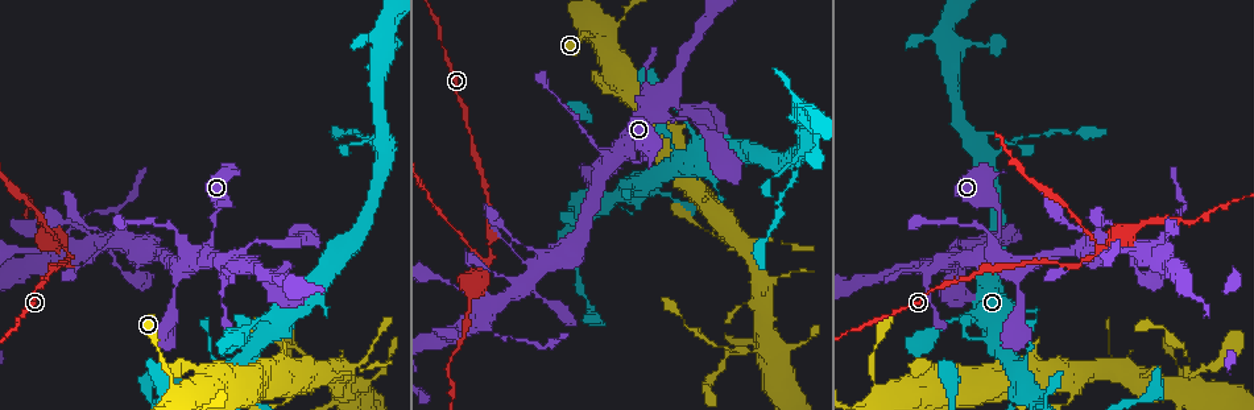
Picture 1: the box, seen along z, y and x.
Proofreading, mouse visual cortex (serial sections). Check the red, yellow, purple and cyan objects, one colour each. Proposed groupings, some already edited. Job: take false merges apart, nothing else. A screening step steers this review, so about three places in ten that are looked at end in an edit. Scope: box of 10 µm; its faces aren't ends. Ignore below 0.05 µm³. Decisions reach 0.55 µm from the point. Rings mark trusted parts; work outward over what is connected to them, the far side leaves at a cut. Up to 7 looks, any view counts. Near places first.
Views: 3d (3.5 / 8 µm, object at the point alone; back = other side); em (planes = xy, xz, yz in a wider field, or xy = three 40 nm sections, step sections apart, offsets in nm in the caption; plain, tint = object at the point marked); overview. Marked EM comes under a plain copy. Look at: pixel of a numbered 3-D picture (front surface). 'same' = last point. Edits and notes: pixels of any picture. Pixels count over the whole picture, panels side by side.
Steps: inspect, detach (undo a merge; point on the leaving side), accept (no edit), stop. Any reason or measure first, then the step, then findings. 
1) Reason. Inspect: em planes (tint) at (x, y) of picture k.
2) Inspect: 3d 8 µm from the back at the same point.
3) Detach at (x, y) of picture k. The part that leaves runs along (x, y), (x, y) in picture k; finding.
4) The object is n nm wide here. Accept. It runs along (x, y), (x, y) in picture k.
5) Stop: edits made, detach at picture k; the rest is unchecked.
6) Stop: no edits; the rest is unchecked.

Three-way junction. Inspect: 3d 8 µm at (386, 157) of picture 1.

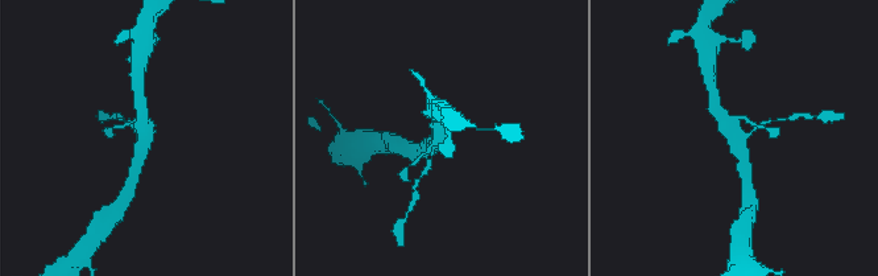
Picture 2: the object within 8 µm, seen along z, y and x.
Inspect: em xy step 5 (tint) at the same point.

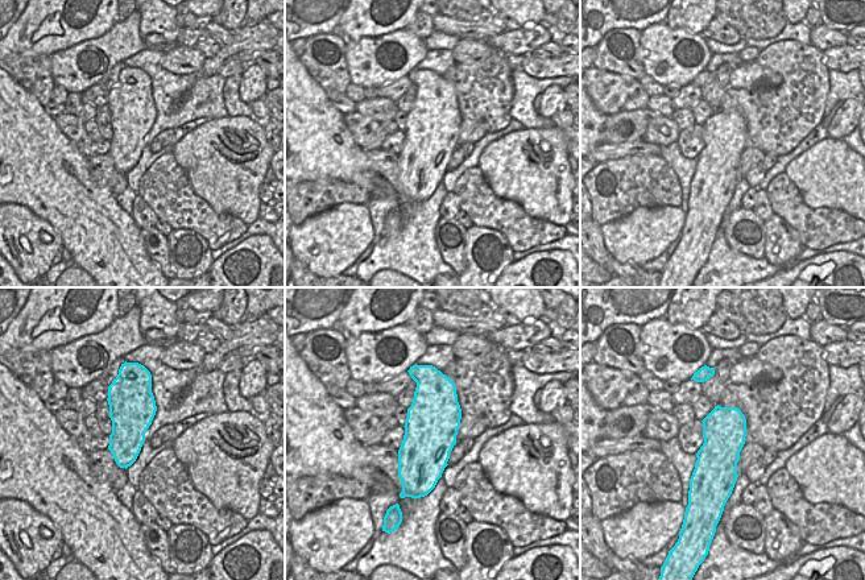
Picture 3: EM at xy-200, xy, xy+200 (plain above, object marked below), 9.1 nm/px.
The object is 480 nm wide here. Detach at (425, 172) of picture 2. The part that leaves runs along (431, 156), (415, 184), (413, 204) in picture 2; two cells meet here.

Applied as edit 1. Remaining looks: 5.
Sharp bend. Inspect: 3d 3.5 µm from the back at (491, 264) of picture 1.

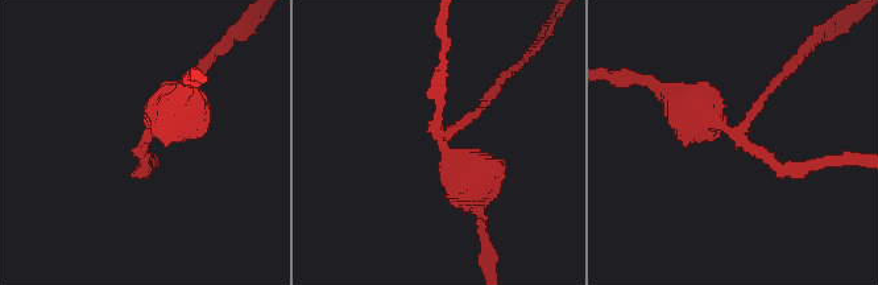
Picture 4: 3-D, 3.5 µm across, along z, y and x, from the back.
Inspect: em xy step 1 (tint) at (444, 138) of picture 4.

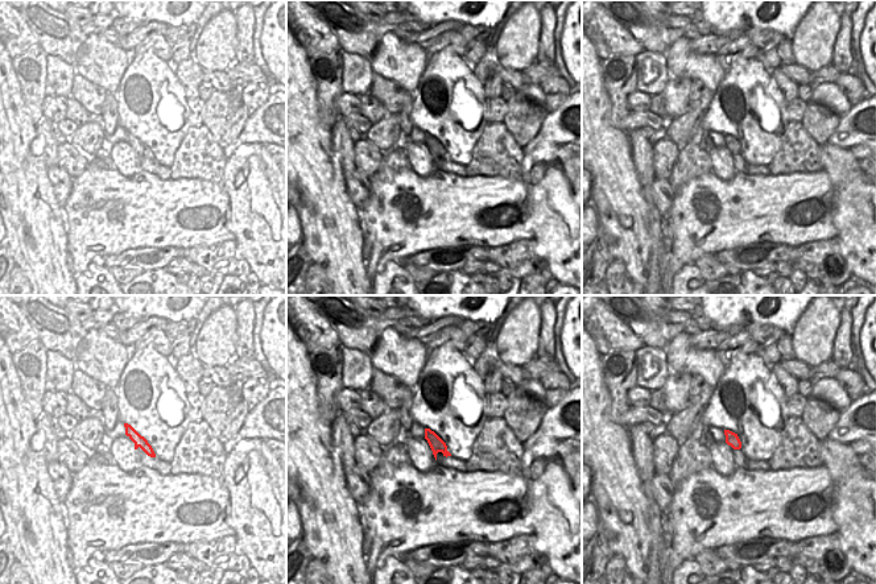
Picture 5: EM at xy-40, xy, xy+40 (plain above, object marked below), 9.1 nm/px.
Detach at (484, 102) of picture 4. The part that leaves runs along (446, 136), (520, 65) in picture 4; a second cell is stuck on.

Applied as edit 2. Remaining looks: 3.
Inspect: 3d 3.5 µm at (169, 378) of picture 1.

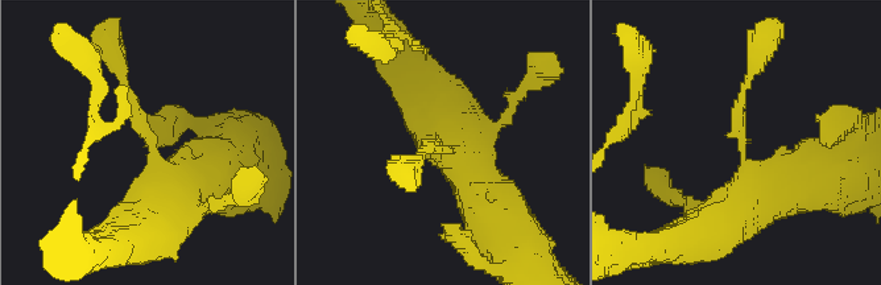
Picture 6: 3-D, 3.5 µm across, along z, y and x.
4 arms meet here. Accept. It runs along (118, 66), (149, 156), (190, 176) in picture 6; all the same cell.

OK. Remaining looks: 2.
Stop: edits made, detach at picture 2, detach at picture 4; the rest is unchecked.

